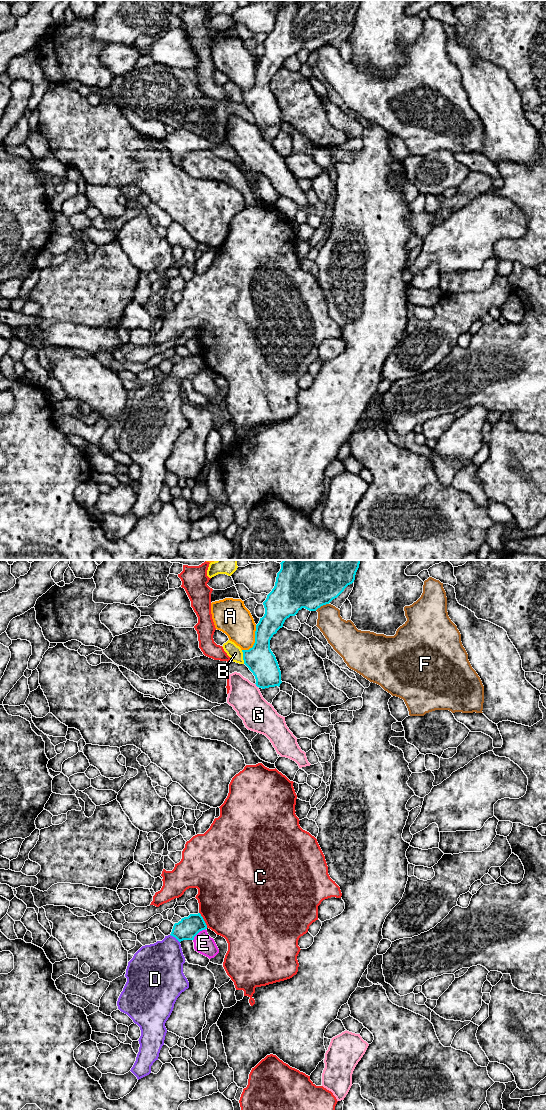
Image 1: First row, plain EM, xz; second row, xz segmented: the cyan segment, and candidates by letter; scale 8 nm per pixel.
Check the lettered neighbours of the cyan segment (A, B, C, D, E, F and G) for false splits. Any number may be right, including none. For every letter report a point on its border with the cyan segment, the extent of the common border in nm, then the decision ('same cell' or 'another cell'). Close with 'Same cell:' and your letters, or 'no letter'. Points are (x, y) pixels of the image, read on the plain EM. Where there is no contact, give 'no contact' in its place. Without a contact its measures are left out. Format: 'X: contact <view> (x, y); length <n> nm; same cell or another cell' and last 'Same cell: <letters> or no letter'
A: contact xz (255, 81); length 240 nm; another cell
B: contact xz (243, 97); length 110 nm; another cell
C: contact xz (203, 360); length 140 nm; another cell
D: contact xz (175, 377); length 100 nm; same cell
E: contact xz (198, 372); length 140 nm; another cell
F: contact xz (321, 45); length 130 nm; another cell
G: contact xz (256, 125); length 40 nm; another cell
Same cell: D

